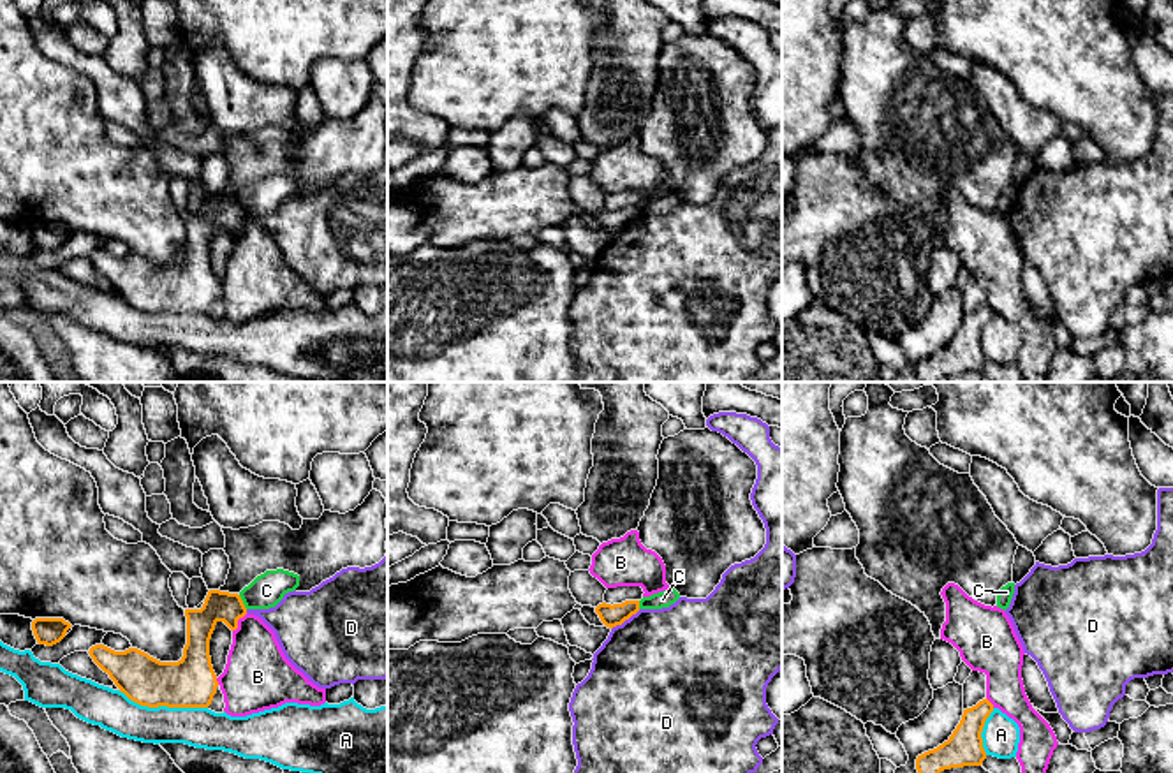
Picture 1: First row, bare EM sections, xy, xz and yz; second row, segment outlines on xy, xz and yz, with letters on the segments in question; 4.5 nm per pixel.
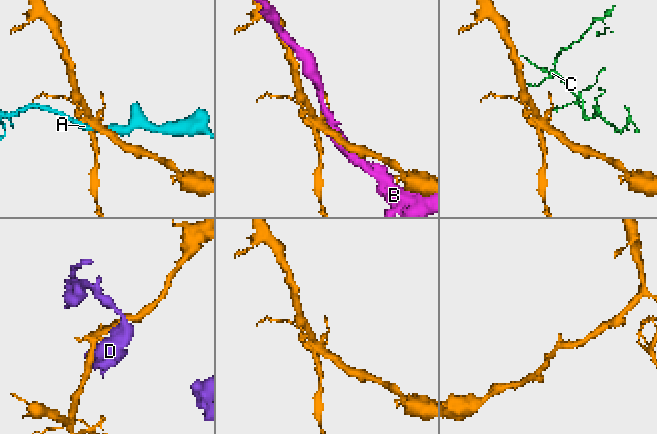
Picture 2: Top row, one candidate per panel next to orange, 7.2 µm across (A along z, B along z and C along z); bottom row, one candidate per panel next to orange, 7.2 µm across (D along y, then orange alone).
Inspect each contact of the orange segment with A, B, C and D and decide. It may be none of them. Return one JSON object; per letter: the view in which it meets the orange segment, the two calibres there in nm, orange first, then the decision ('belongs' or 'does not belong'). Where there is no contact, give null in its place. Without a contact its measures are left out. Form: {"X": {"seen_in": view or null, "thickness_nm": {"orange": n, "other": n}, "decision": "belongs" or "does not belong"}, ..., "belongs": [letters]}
{"A": {"seen_in": "xy", "thickness_nm": {"orange": 220, "other": 190}, "decision": "does not belong"}, "B": {"seen_in": "xy", "thickness_nm": {"orange": 140, "other": 280}, "decision": "does not belong"}, "C": {"seen_in": "xy", "thickness_nm": {"orange": 140, "other": 160}, "decision": "does not belong"}, "D": {"seen_in": "xz", "thickness_nm": {"orange": 100, "other": 480}, "decision": "does not belong"}, "belongs": []}

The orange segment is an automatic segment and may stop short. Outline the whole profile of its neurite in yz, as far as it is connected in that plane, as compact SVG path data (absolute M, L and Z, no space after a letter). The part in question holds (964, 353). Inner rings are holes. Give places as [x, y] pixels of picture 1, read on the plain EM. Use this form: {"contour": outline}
{"contour": "M988 305L963 315L962 326L948 347L928 356L916 364L916 375L921 382L937 382L944 375L981 372L986 364L983 354L983 333L993 310Z"}

